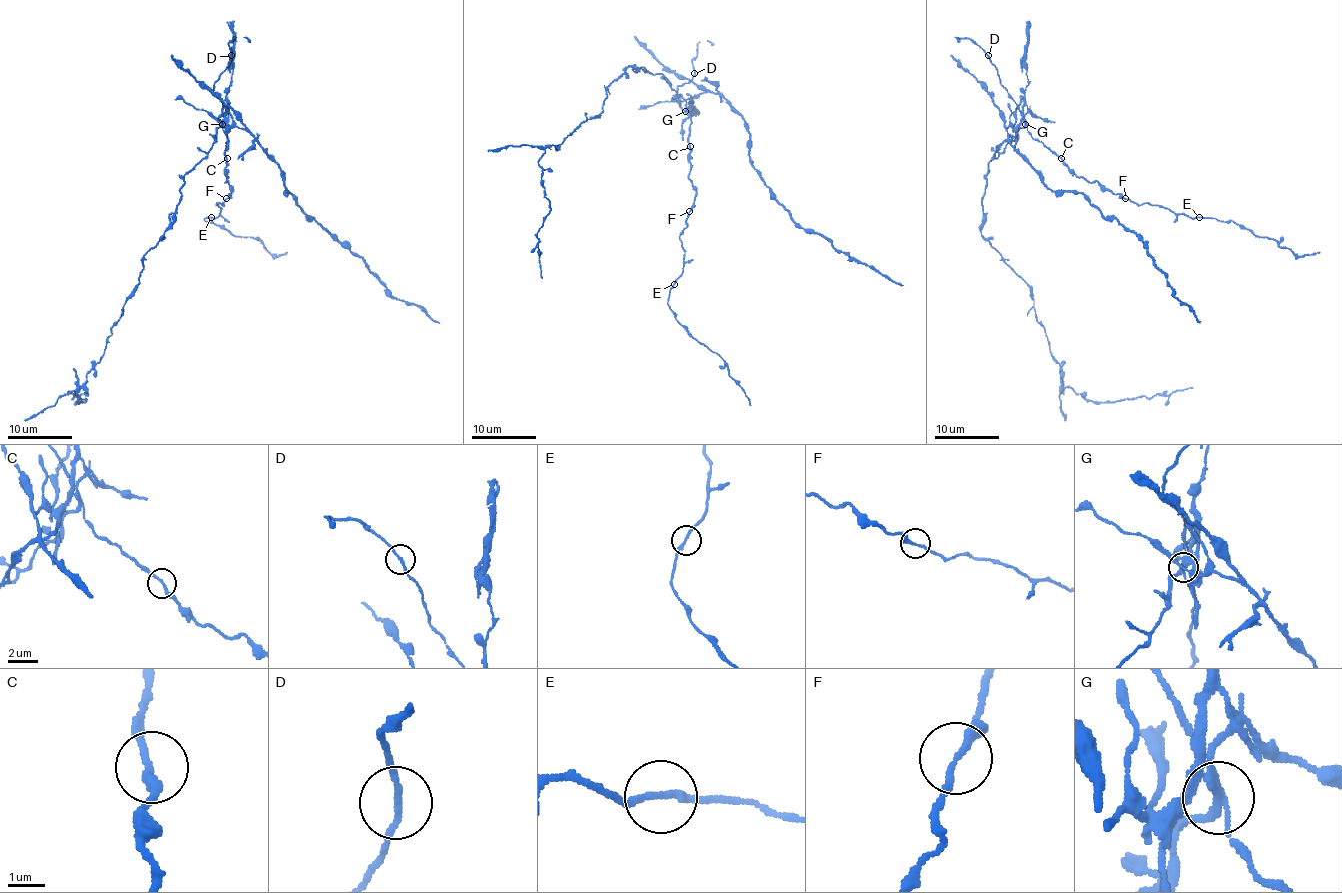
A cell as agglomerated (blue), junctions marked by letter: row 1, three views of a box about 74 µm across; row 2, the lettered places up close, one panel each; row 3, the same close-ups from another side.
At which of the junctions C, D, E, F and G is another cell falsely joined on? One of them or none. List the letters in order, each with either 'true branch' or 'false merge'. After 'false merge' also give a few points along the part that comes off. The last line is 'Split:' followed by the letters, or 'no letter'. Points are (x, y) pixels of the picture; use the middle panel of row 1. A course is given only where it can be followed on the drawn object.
C: true branch
D: true branch
E: true branch
F: true branch
G: false merge | (685, 111), (662, 74), (627, 66), (598, 115), (548, 145), (542, 277)
Split: G

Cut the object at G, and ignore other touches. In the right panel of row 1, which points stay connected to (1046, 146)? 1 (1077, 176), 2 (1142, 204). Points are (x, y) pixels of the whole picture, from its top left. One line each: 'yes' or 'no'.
1: yes
2: yes

